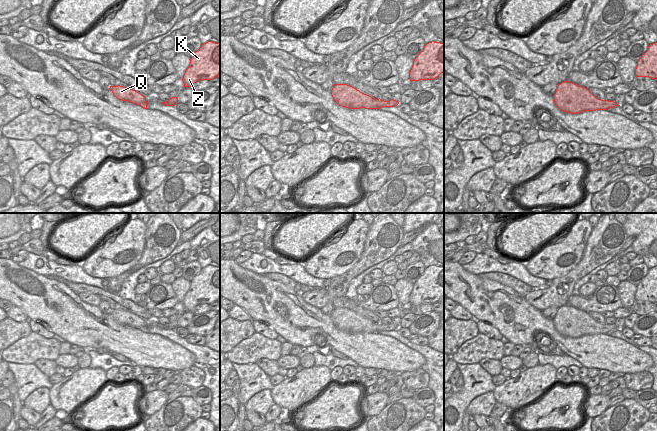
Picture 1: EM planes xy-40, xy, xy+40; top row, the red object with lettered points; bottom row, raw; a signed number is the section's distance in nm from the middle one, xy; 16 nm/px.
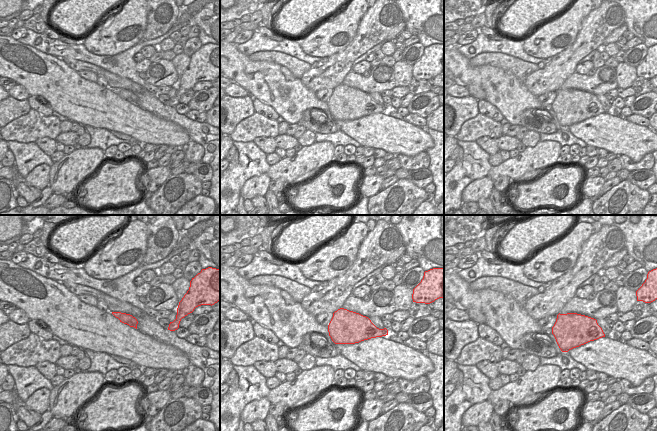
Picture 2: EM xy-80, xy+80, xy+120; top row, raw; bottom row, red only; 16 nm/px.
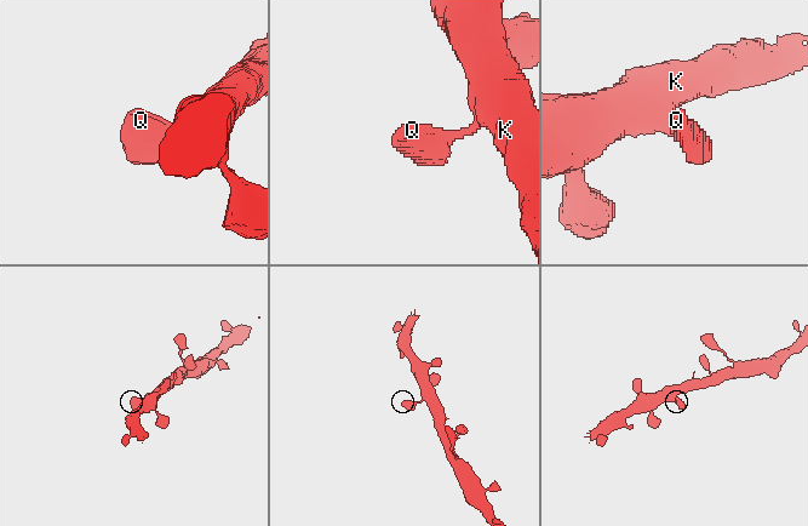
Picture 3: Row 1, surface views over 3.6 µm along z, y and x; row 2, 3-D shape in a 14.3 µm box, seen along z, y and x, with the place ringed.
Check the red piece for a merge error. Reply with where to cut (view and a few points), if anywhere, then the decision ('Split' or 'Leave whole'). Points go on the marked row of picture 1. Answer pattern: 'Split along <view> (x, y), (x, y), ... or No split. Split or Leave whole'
No split. Leave whole.

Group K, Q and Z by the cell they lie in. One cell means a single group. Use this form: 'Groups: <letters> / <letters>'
Groups: K Q Z

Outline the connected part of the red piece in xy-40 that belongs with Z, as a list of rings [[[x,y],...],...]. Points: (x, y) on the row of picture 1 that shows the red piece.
[[[208,41],[194,52],[182,81],[191,87],[200,80],[212,80],[220,73],[220,43]]]

